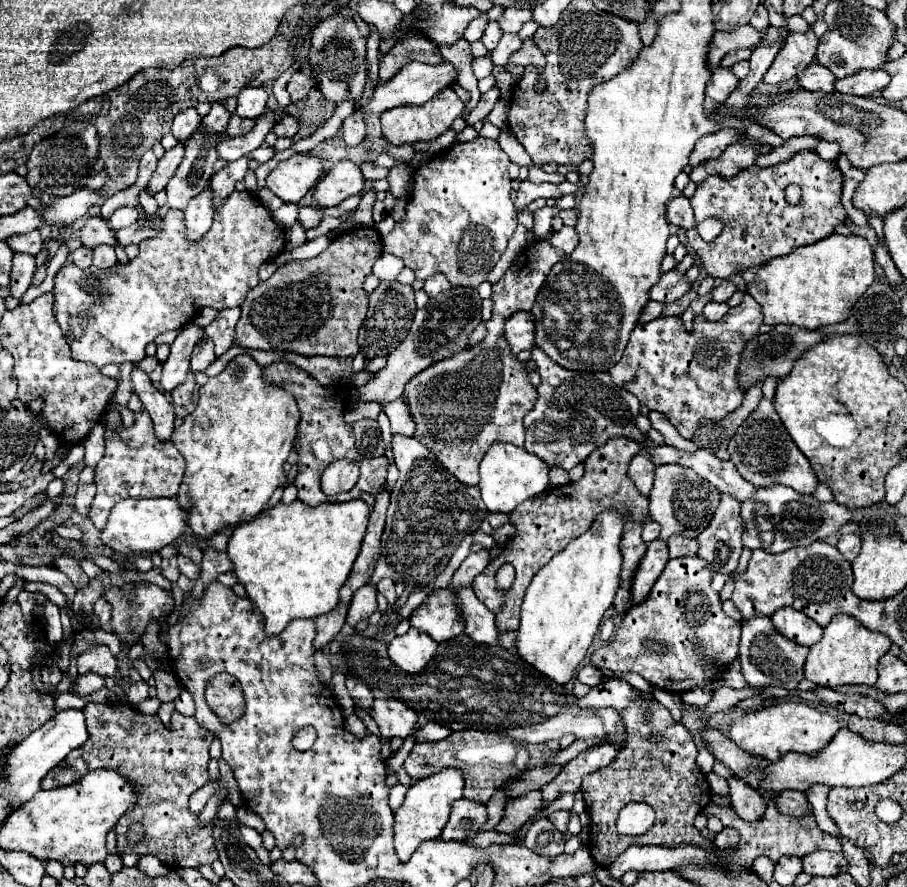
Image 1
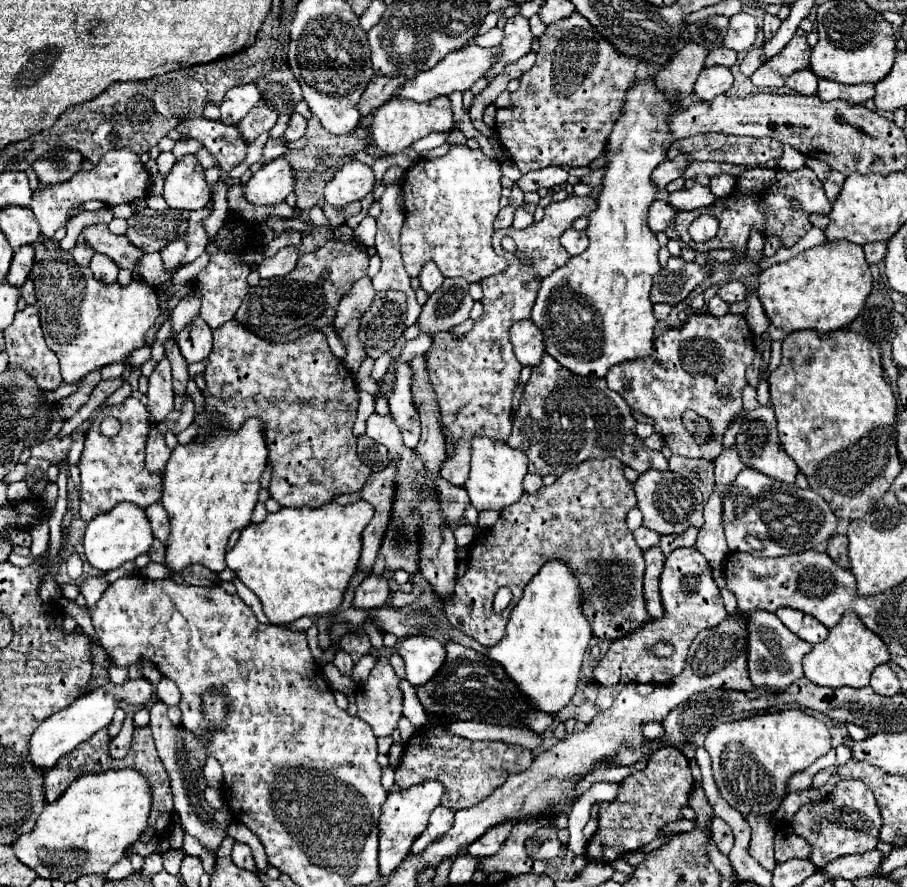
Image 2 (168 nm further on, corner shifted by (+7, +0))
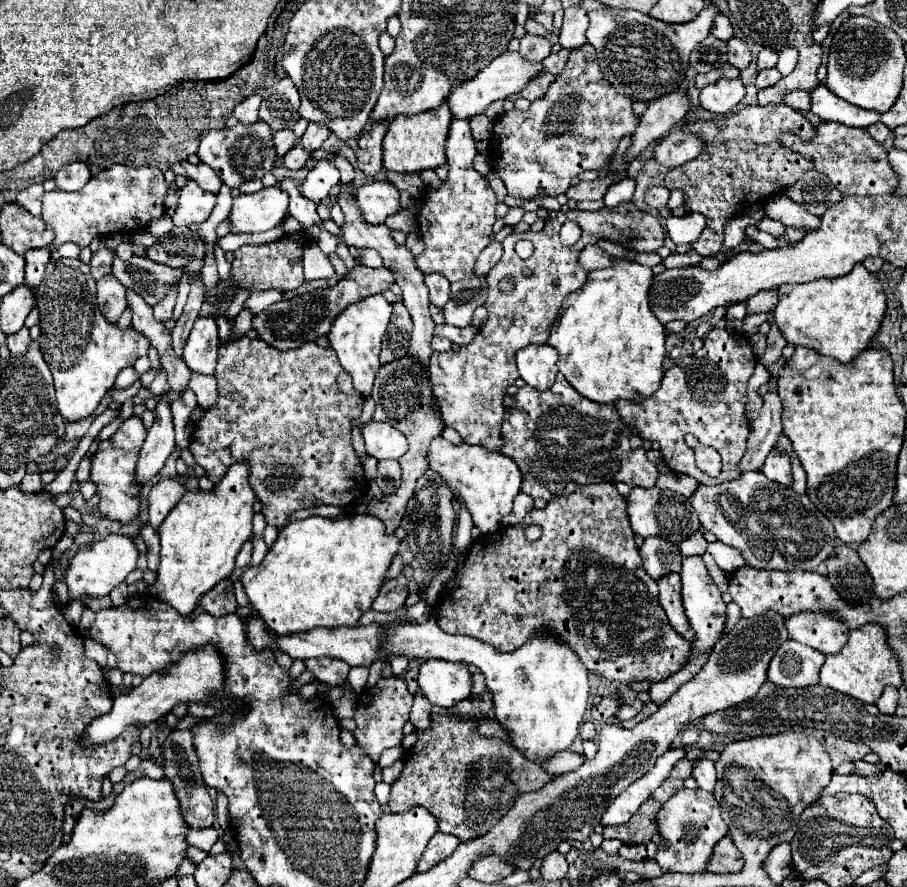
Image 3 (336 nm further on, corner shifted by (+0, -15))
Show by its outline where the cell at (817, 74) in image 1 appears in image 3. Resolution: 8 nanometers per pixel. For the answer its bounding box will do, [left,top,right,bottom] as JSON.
[783,91,811,111]

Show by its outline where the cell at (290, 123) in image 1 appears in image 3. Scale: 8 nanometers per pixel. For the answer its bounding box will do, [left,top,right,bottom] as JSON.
[301,123,331,151]

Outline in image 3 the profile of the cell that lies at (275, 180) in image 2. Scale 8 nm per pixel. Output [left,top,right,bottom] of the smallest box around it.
[229,187,289,233]

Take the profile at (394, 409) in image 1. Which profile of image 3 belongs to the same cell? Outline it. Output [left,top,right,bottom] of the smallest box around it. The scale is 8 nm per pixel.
[429,437,521,533]

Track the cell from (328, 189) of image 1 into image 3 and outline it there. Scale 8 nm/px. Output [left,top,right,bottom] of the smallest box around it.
[357,181,401,225]

